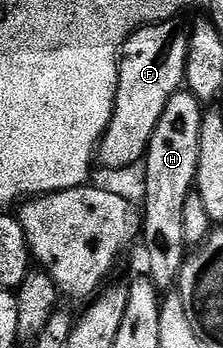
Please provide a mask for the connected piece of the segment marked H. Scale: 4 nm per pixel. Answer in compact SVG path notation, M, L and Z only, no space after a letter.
M180 91L174 93L165 103L165 111L161 111L161 119L157 119L157 127L147 144L147 155L145 166L147 170L143 173L143 201L141 200L141 216L143 218L143 228L141 230L141 246L147 252L146 276L161 291L171 291L176 288L179 272L183 262L189 256L189 246L185 243L183 233L183 209L185 199L194 190L197 171L199 170L199 160L201 159L201 123L205 112L204 102L199 101L193 94Z

